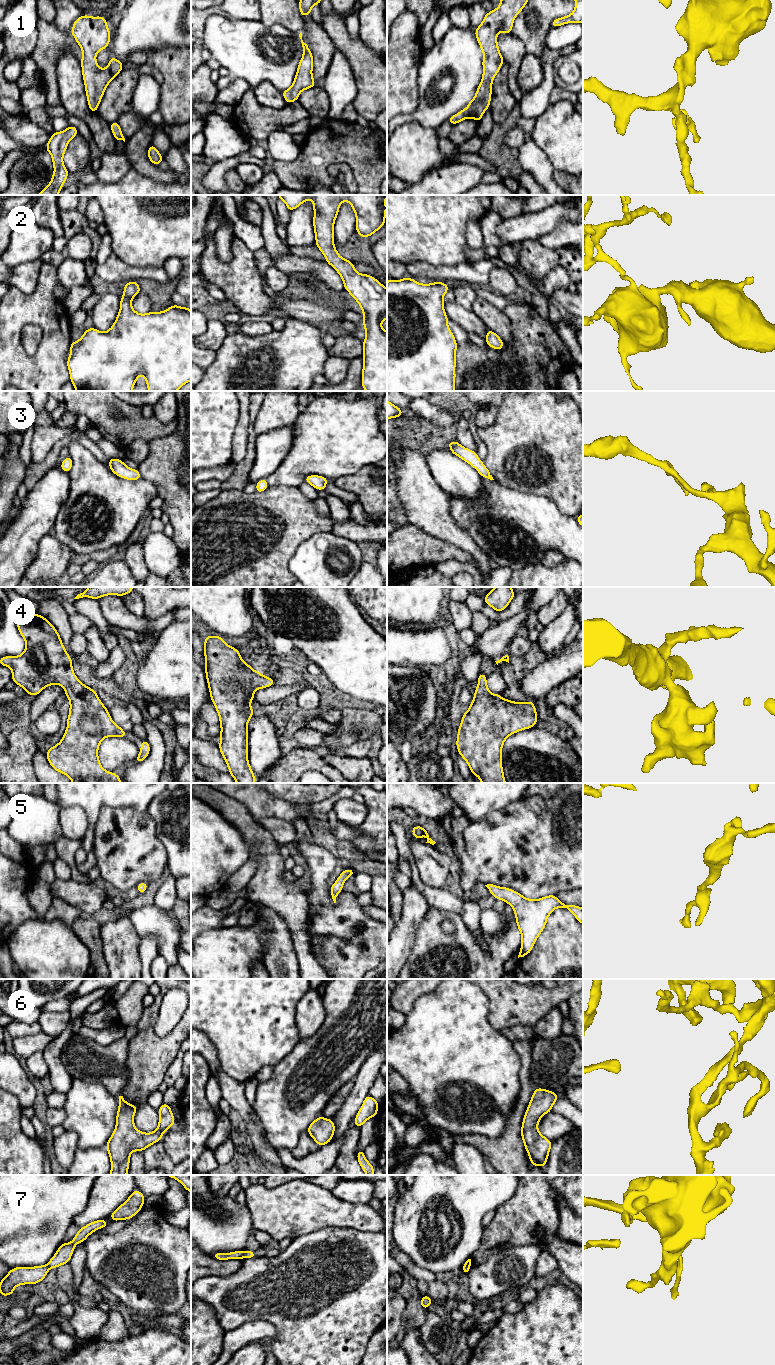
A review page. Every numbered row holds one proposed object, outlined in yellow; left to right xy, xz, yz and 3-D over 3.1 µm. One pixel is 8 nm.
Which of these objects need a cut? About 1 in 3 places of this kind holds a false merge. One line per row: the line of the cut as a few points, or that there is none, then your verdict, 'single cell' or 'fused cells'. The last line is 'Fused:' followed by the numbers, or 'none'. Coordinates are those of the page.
1: cut none; single cell
2: cut none; single cell
3: cut none; single cell
4: cut none; single cell
5: cut none; single cell
6: cut none; single cell
7: cut xz (243, 1251), (244, 1257); fused cells
Fused: 7

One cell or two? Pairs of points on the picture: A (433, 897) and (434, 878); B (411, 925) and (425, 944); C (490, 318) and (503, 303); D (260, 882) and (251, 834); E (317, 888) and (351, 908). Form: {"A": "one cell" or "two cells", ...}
{"A": "two cells", "B": "two cells", "C": "two cells", "D": "one cell", "E": "one cell"}

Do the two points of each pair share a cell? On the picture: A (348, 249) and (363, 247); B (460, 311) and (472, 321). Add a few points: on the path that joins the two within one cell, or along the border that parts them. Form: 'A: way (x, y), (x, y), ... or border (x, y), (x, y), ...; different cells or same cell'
A: way (352, 249), (359, 249); same cell
B: way (463, 314), (469, 320); same cell

